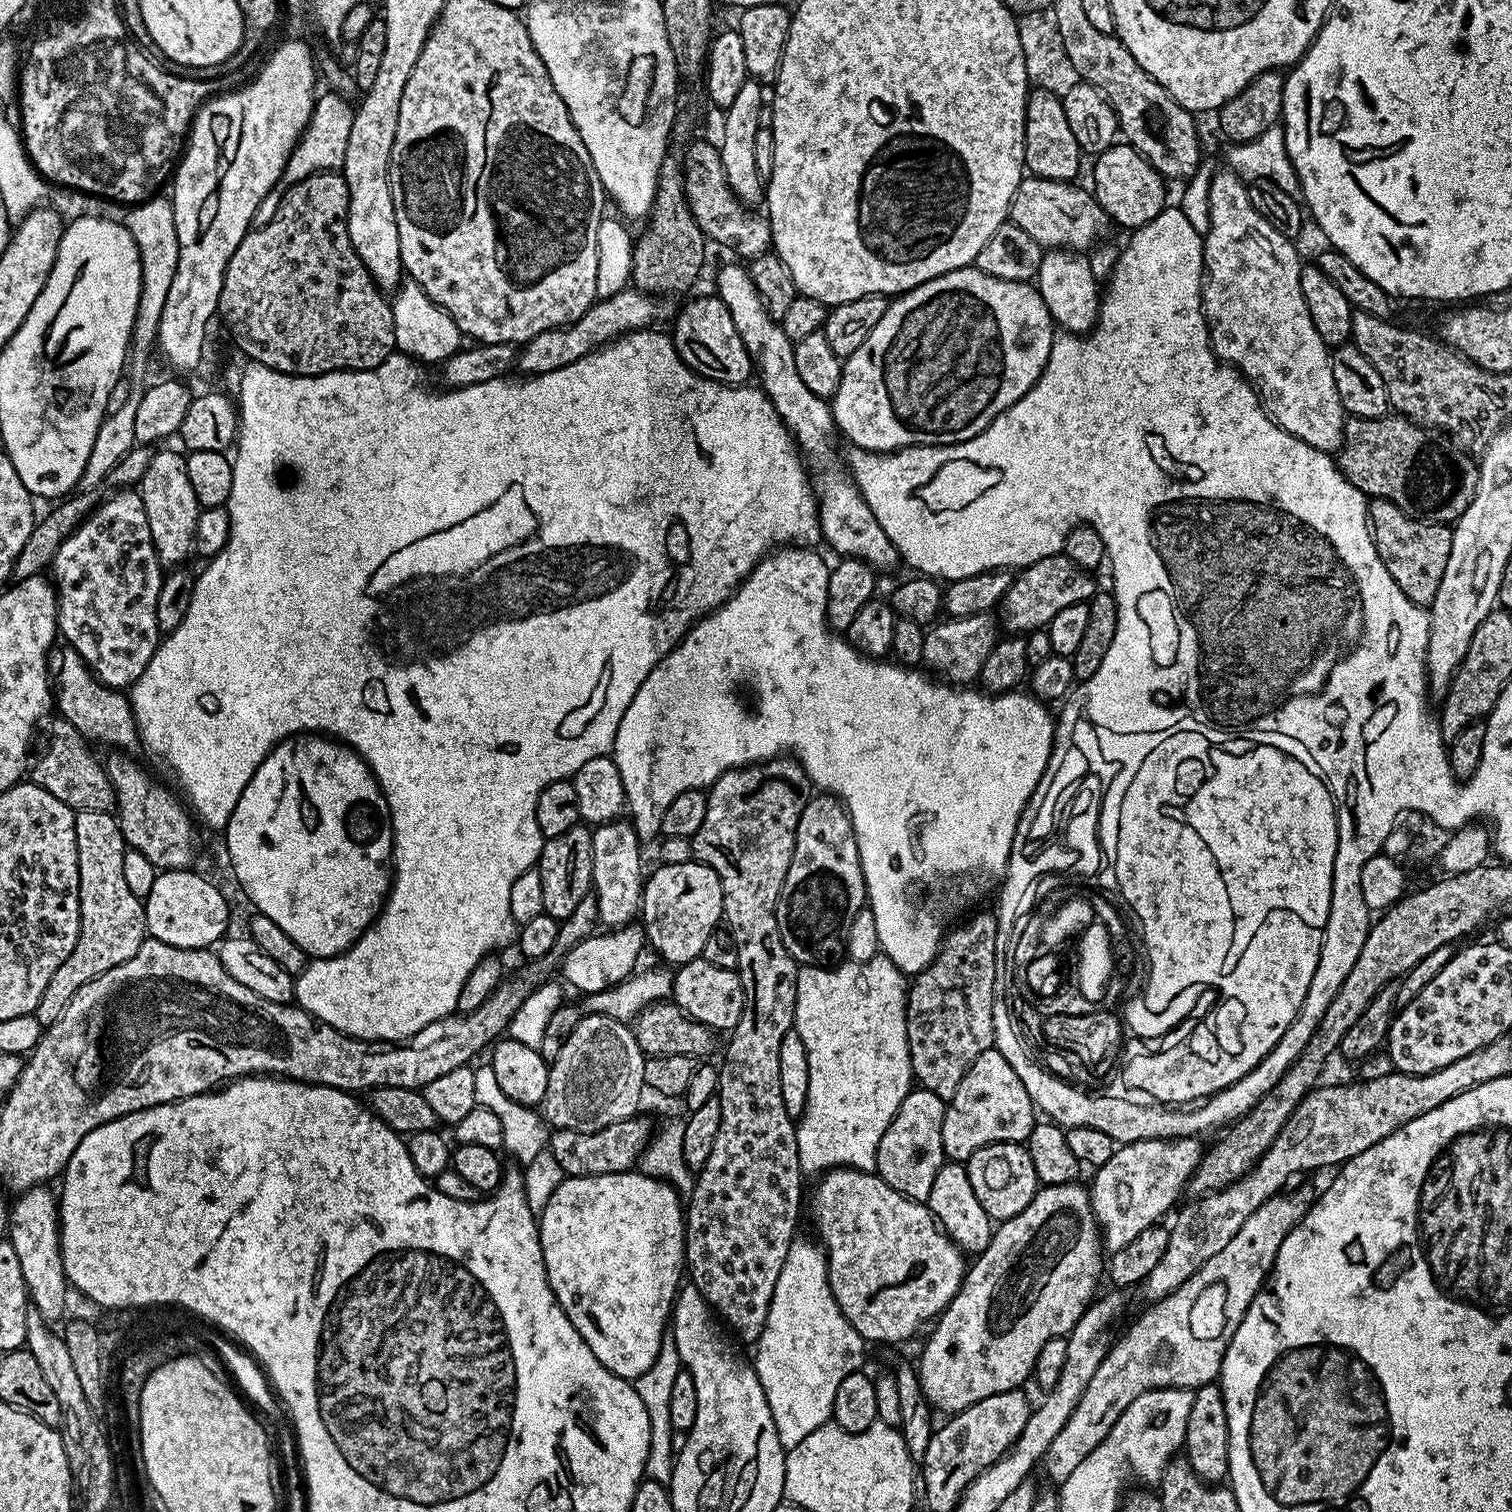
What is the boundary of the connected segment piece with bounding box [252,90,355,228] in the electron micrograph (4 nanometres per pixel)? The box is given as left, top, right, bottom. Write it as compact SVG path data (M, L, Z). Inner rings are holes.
M328 90L326 93L323 91L317 95L308 125L291 152L282 175L275 186L271 188L270 193L266 194L266 197L259 203L258 210L255 211L255 216L252 219L253 227L261 228L269 224L278 208L278 203L290 186L296 185L302 178L312 176L316 172L335 171L343 167L346 144L349 142L350 126L353 125L354 116L355 113L349 101L340 97L335 90Z

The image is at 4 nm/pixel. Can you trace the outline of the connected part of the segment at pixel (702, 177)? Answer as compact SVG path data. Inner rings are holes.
M697 139L689 143L682 155L684 170L684 189L690 210L709 241L721 244L733 252L733 257L747 262L766 254L772 248L772 227L768 224L767 215L760 216L749 205L744 204L730 190L726 182L726 172L722 170L722 158L715 143Z

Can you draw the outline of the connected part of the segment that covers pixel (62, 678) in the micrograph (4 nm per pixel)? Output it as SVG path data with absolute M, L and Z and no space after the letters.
M67 646L53 647L48 653L48 674L54 681L54 708L85 740L101 740L112 750L132 750L141 743L136 731L136 716L132 713L132 701L121 689L107 688L88 669L88 663L74 649Z

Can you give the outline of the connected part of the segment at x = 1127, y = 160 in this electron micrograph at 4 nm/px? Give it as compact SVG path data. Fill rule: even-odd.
M1117 142L1105 152L1099 153L1095 157L1096 165L1092 168L1092 184L1096 201L1104 209L1104 215L1109 221L1121 224L1127 230L1135 230L1144 224L1151 222L1155 216L1164 211L1166 201L1164 201L1164 187L1166 181L1160 173L1156 172L1154 166L1150 164L1141 152L1135 152L1126 142Z

